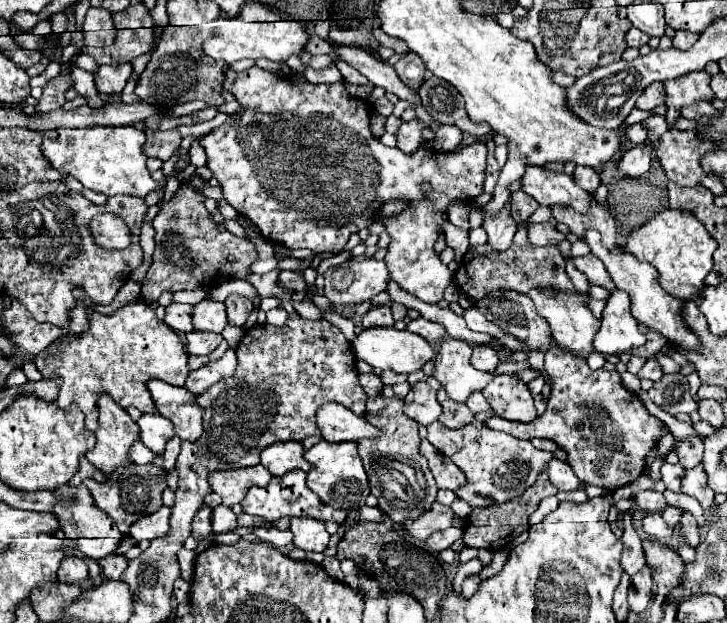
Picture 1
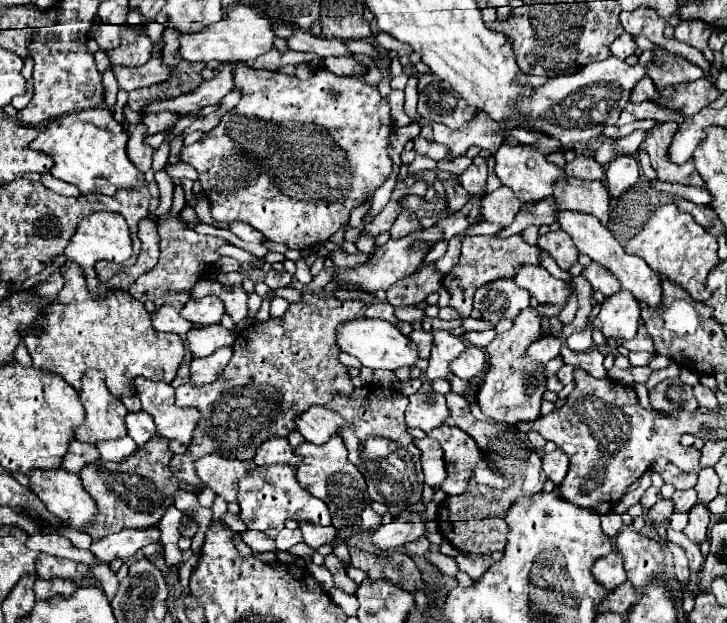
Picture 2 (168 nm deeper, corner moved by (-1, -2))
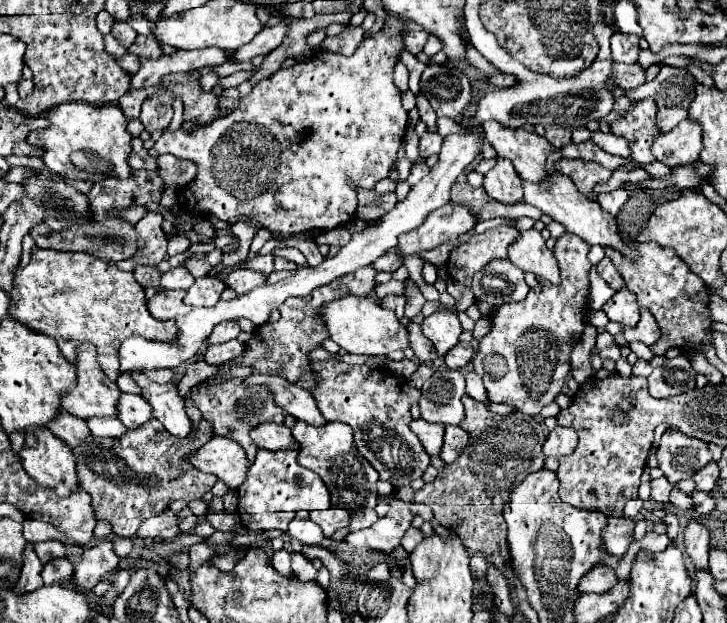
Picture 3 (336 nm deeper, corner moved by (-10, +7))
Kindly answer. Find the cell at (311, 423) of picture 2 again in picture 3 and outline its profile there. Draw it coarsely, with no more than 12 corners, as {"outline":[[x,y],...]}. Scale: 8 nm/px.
{"outline":[[248,376],[268,386],[276,404],[312,426],[328,422],[314,396],[280,376]]}

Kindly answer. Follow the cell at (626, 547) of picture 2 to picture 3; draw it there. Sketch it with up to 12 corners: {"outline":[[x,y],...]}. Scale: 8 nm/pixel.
{"outline":[[608,518],[606,552],[622,558],[632,544],[632,518]]}

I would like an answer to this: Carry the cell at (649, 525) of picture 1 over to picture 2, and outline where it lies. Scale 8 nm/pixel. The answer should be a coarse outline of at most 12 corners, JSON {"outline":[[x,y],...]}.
{"outline":[[659,501],[647,511],[653,523],[665,523],[673,513],[671,501]]}

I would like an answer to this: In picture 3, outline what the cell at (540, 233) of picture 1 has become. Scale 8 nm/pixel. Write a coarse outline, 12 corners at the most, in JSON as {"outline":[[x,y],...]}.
{"outline":[[584,240],[494,310],[472,358],[492,402],[534,416],[562,392],[584,332]]}

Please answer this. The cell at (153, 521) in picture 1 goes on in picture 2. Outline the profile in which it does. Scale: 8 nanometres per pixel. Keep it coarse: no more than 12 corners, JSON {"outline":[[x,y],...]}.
{"outline":[[123,529],[93,541],[99,563],[127,561],[141,547],[159,541],[161,531]]}

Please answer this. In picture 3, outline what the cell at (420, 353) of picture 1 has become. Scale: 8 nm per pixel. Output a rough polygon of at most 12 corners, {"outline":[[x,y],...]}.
{"outline":[[346,296],[320,310],[350,354],[406,350],[408,330],[372,298]]}

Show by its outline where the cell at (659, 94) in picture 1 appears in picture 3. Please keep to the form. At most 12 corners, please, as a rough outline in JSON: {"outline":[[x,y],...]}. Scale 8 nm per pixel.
{"outline":[[614,64],[616,82],[634,90],[646,82],[640,64]]}

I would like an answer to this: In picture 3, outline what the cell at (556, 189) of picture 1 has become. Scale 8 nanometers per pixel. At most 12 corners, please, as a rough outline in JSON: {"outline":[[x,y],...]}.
{"outline":[[484,122],[486,140],[522,180],[546,178],[544,136]]}

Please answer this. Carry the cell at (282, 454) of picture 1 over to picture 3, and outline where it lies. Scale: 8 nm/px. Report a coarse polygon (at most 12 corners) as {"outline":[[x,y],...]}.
{"outline":[[258,424],[250,438],[266,450],[298,450],[290,428]]}

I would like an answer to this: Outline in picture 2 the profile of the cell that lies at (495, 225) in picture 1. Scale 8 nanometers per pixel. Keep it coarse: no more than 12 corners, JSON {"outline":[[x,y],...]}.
{"outline":[[507,185],[481,197],[481,215],[511,225],[521,201]]}

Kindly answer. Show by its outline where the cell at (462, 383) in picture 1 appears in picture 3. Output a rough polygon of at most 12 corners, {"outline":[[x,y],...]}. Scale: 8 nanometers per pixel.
{"outline":[[434,312],[422,332],[438,358],[452,350],[462,334],[456,312]]}

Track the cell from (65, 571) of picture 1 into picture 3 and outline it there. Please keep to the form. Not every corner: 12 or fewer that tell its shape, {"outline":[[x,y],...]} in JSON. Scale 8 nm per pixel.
{"outline":[[56,540],[34,544],[42,564],[64,558],[66,546]]}

